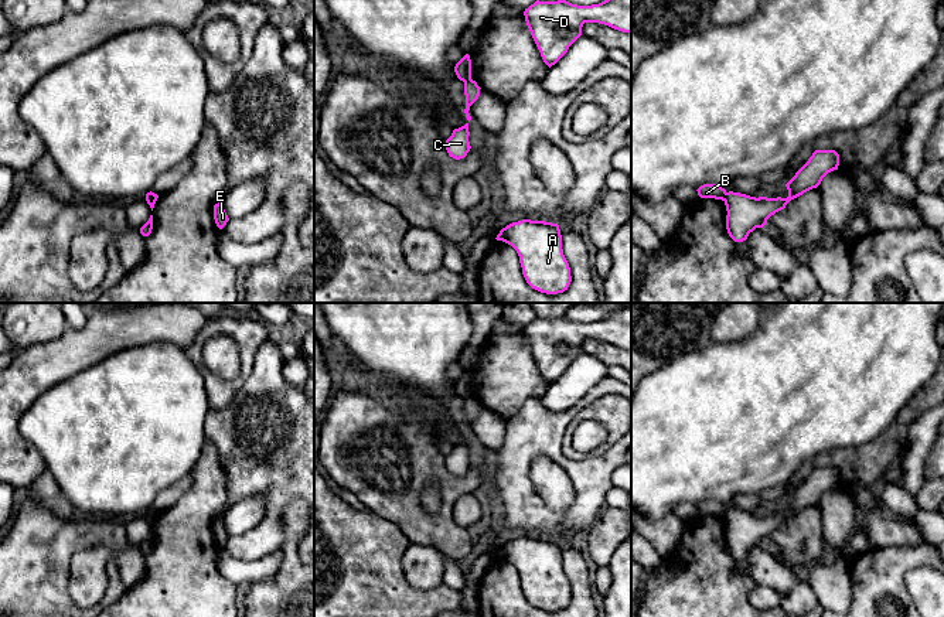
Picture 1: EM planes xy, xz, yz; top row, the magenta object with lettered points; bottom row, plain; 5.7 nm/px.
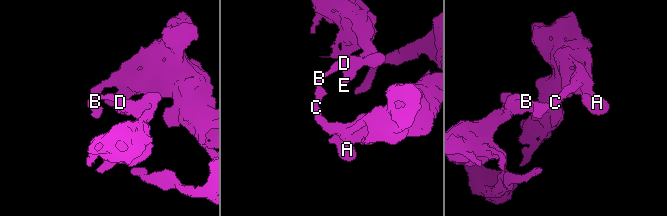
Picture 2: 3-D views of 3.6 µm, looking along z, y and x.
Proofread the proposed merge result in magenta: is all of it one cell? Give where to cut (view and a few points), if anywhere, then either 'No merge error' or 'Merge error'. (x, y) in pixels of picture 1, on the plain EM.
Split along yz (726, 510), (723, 517). Merge error

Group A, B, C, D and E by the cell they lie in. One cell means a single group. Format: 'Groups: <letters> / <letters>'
Groups: A C / B D E

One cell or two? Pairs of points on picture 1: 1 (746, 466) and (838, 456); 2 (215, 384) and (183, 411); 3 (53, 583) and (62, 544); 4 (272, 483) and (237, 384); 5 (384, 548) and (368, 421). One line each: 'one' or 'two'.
1: two
2: two
3: one
4: two
5: two

